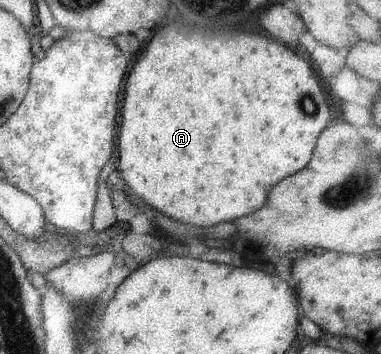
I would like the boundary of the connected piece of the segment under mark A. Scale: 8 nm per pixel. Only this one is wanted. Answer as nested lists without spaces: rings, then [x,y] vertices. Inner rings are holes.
[[[171,23],[160,25],[153,30],[153,35],[145,49],[138,54],[138,59],[131,62],[129,72],[123,81],[121,102],[119,104],[119,118],[115,152],[121,186],[128,193],[141,197],[151,209],[180,223],[193,225],[193,227],[209,227],[217,223],[232,222],[237,217],[253,213],[259,209],[271,191],[275,182],[292,175],[307,165],[316,144],[319,133],[325,129],[329,118],[329,105],[321,87],[317,82],[316,71],[301,50],[285,46],[273,39],[255,33],[231,31],[213,31],[213,29],[195,29],[193,25]]]

